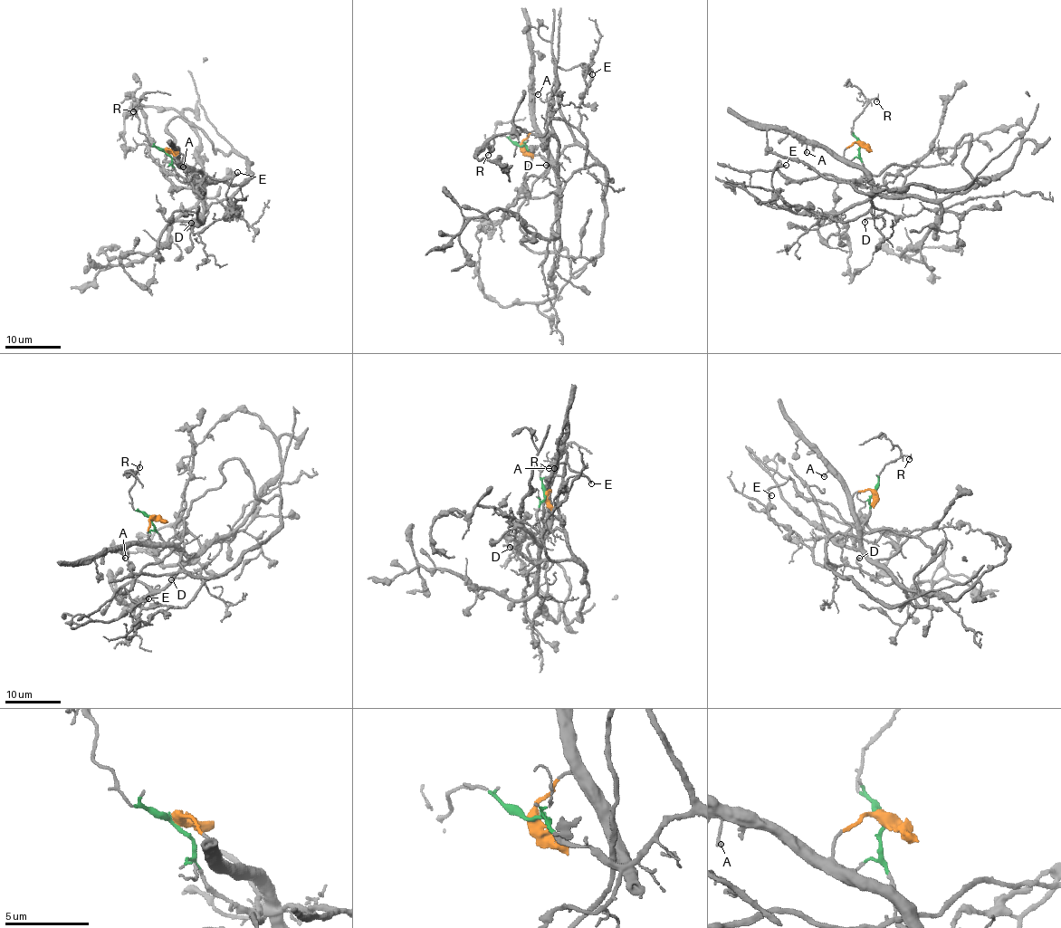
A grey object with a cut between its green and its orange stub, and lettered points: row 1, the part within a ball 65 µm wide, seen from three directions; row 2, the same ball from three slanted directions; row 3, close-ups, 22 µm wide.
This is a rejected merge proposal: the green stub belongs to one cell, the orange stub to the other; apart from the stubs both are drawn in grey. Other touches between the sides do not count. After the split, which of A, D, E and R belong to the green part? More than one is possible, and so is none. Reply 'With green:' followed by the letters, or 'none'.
With green: D, E, R

